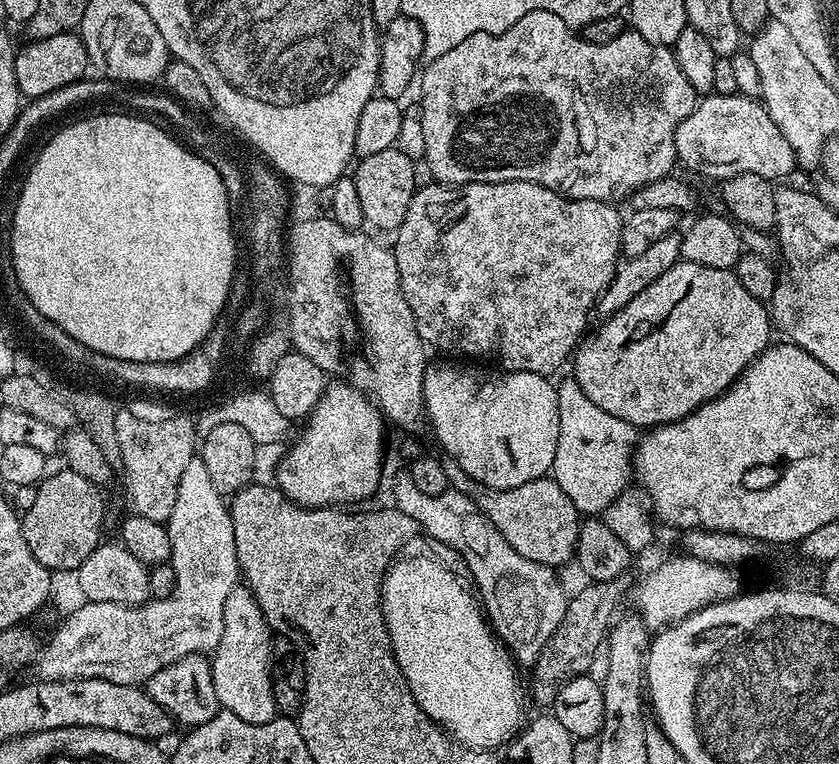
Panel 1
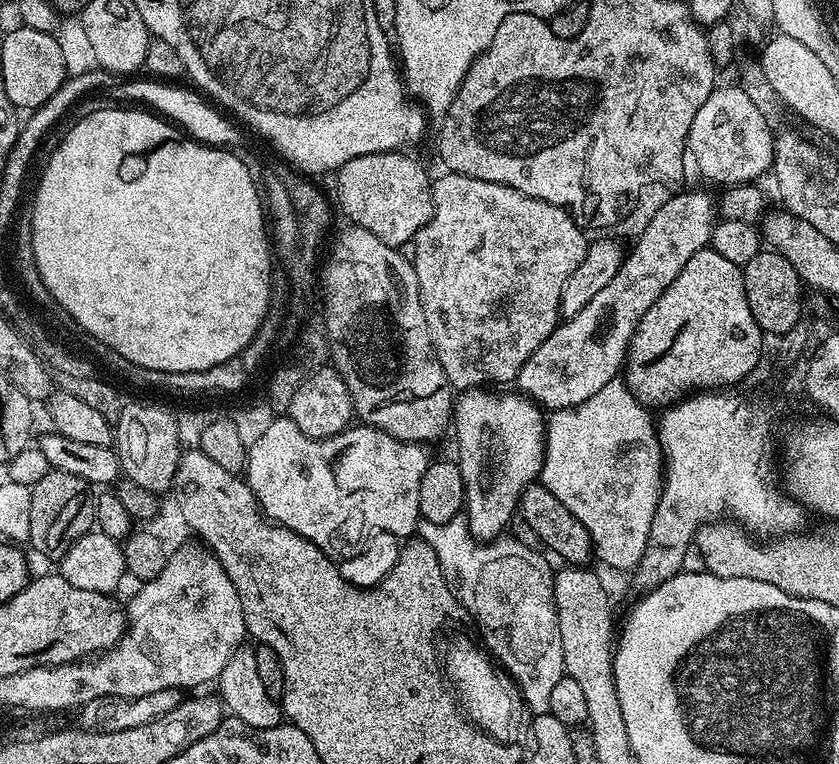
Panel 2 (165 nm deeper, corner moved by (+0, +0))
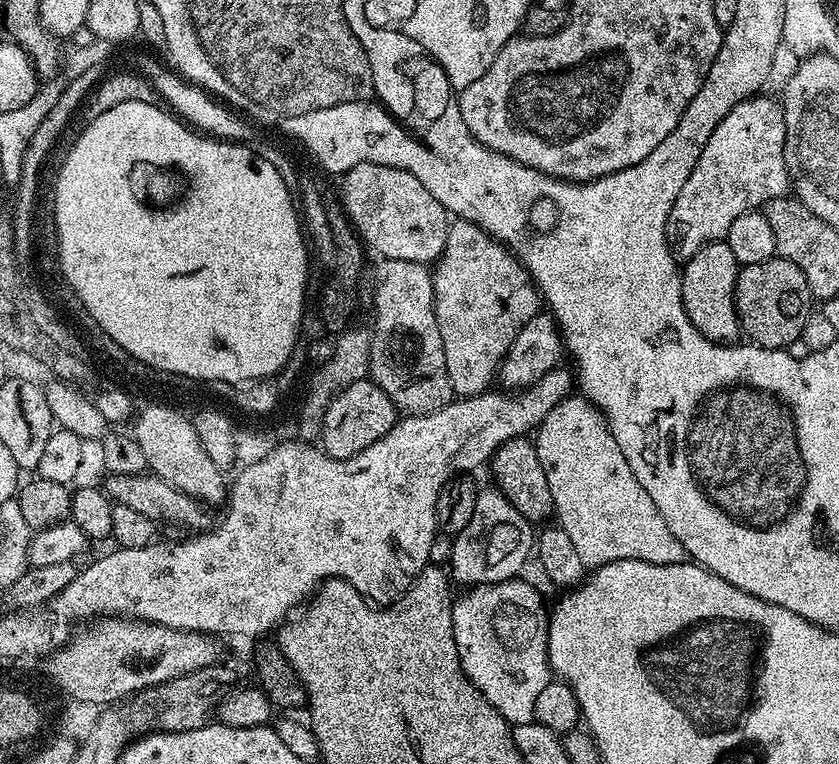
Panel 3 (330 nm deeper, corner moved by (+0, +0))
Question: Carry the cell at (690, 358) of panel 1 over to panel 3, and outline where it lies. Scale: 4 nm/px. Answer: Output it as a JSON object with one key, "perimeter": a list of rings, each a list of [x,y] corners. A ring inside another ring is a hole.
{"perimeter":[[[726,242],[702,246],[698,254],[683,261],[680,277],[684,309],[696,329],[715,344],[735,344],[741,339],[740,319],[736,313],[736,279],[741,267]]]}

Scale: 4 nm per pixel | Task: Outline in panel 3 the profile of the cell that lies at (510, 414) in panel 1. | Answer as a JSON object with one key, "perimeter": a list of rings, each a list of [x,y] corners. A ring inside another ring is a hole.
{"perimeter":[[[495,487],[477,491],[474,518],[466,522],[461,532],[455,533],[453,540],[456,541],[452,544],[450,576],[463,586],[497,584],[519,577],[528,555],[534,552],[533,525]]]}

